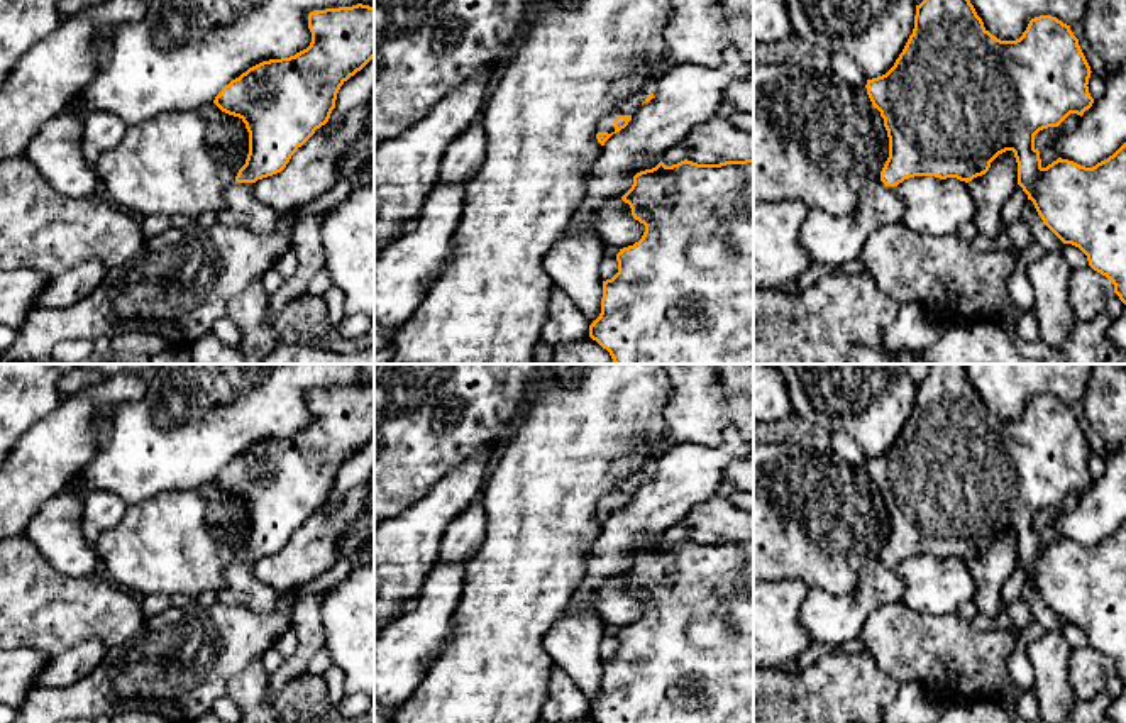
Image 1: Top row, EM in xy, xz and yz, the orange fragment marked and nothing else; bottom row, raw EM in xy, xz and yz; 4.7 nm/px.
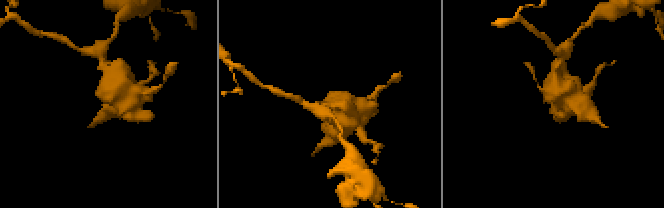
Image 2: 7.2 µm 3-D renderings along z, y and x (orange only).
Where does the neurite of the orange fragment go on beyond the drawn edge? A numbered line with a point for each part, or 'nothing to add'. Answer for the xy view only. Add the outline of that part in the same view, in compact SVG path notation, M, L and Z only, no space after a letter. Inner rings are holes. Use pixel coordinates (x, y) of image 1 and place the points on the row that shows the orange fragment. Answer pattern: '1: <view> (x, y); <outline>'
1: xy (241, 207); M239 183L224 195L224 205L217 212L218 222L230 227L246 227L256 234L273 234L278 213L262 205L254 195L254 183Z

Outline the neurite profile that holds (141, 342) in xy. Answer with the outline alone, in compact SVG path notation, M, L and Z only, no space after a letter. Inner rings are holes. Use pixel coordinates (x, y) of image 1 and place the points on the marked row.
M125 334L112 339L113 350L135 350L139 354L152 356L166 347L168 342L151 334Z

